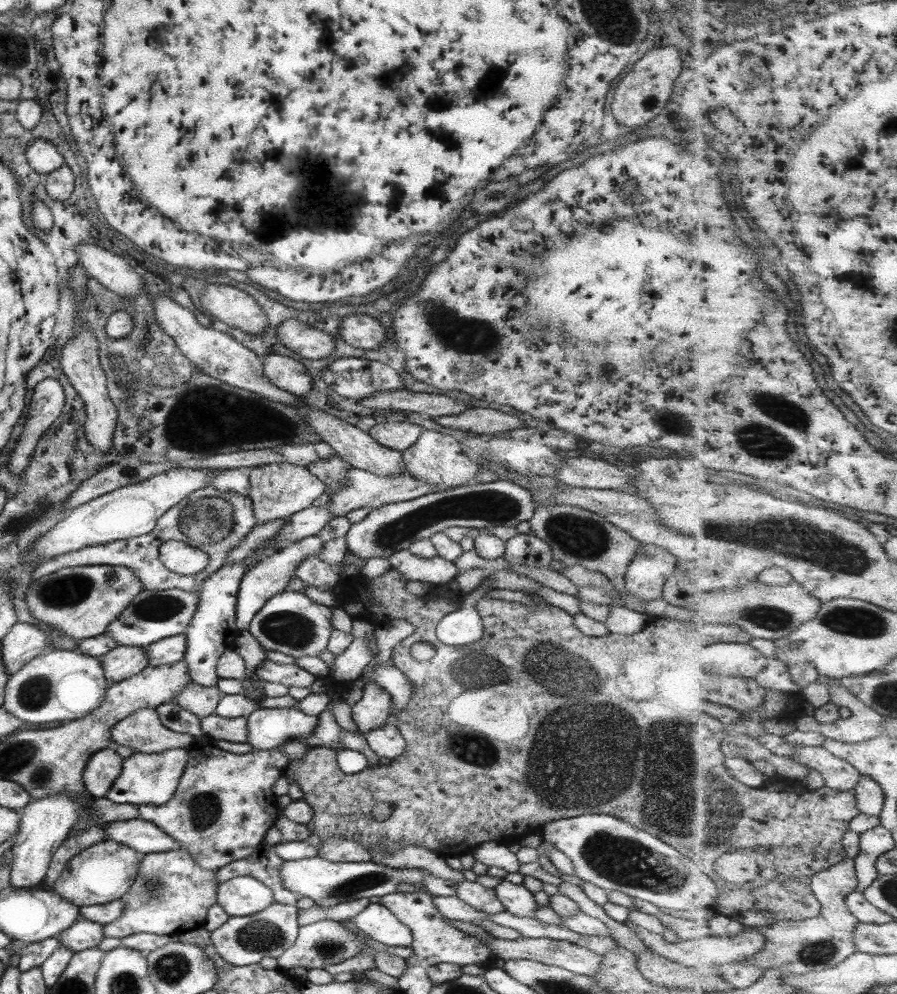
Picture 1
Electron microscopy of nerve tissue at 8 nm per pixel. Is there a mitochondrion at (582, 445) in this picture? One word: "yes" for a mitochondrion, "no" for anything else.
no

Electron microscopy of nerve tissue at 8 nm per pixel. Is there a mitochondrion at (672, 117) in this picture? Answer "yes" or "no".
no

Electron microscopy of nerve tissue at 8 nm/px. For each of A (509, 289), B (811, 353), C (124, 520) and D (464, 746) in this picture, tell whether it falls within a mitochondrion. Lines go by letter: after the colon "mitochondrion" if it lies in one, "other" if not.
A: other
B: other
C: other
D: mitochondrion

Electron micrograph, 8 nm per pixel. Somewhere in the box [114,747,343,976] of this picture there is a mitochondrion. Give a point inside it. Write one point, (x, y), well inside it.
(261, 935)

